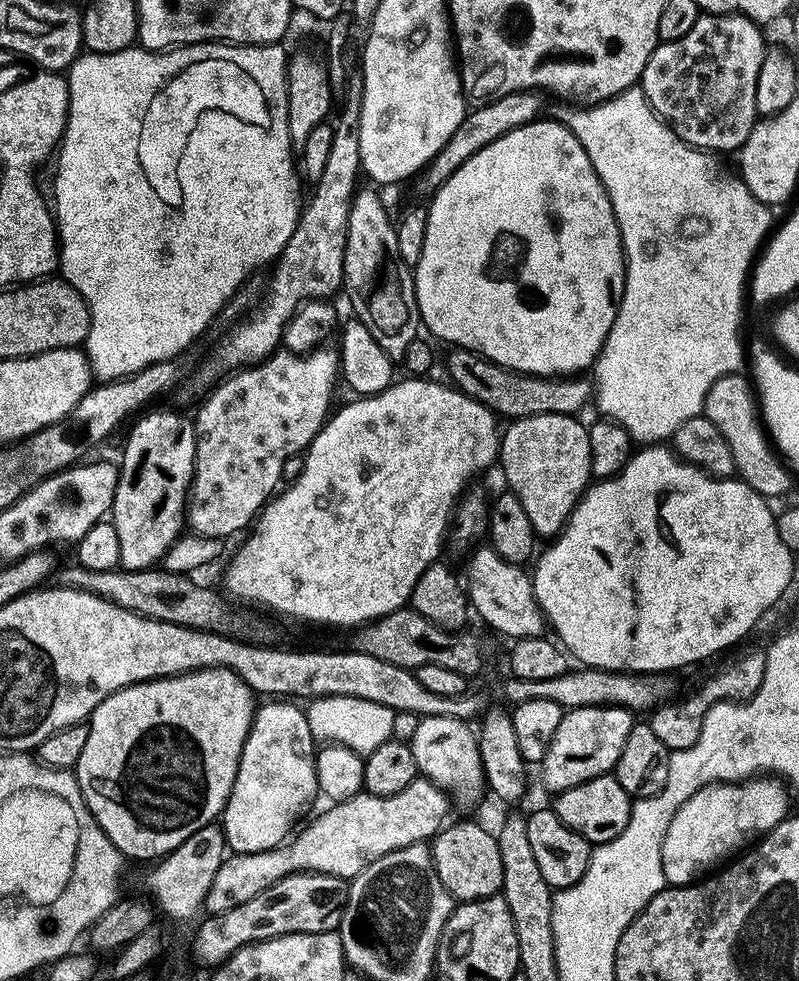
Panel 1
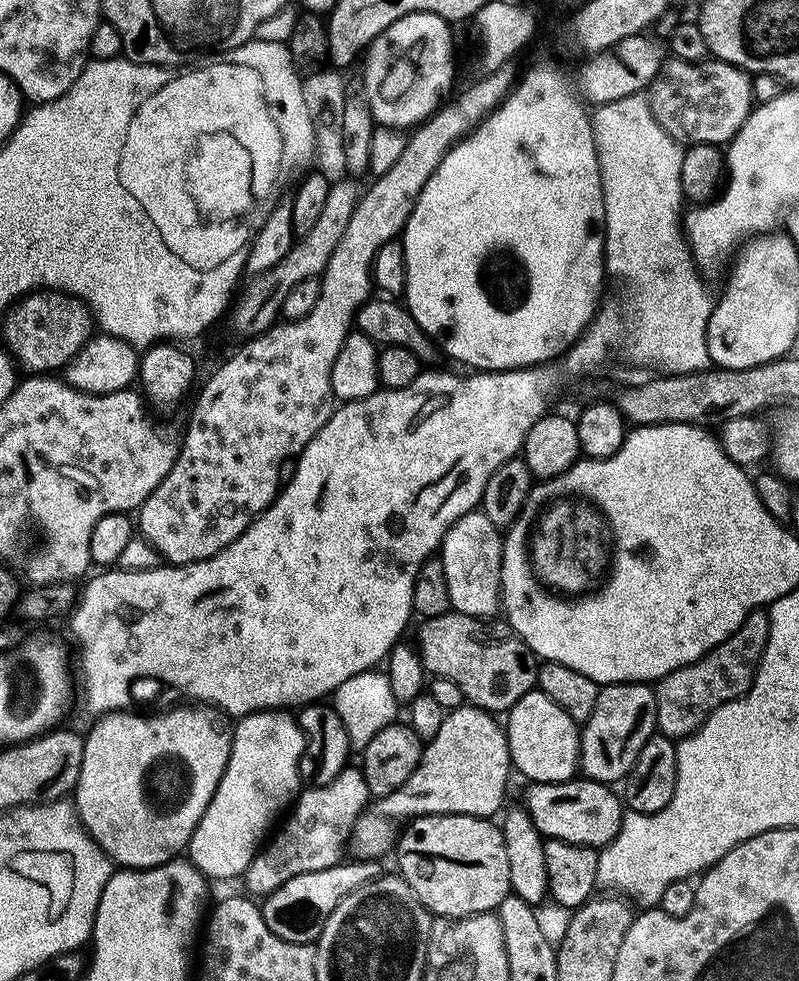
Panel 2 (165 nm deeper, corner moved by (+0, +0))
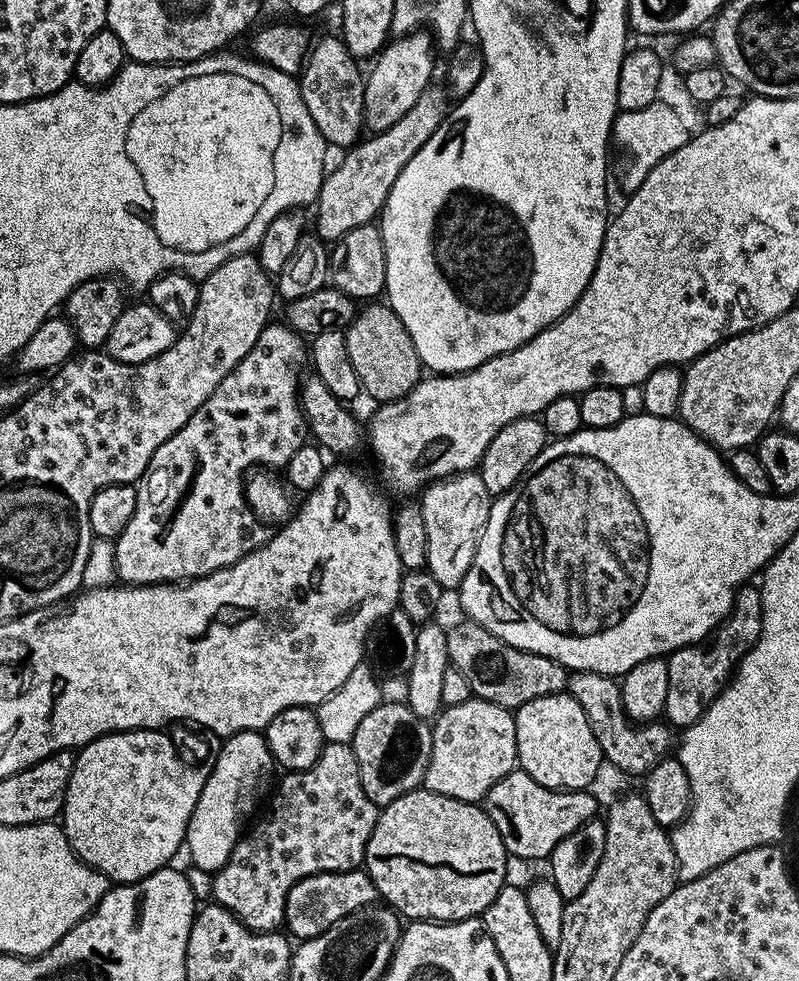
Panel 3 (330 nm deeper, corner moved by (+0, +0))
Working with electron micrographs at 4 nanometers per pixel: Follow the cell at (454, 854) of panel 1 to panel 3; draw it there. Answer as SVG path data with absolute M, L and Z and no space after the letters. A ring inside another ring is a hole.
M426 787L415 788L413 792L402 794L402 798L394 798L394 802L383 805L379 809L376 825L370 834L370 842L366 842L366 854L362 865L363 871L368 873L369 878L374 882L377 897L387 907L395 910L401 917L412 922L455 922L457 920L471 920L479 917L498 898L498 894L505 887L506 860L508 851L502 842L502 834L498 834L498 826L490 822L487 812L479 803L467 804L453 796L434 794Z

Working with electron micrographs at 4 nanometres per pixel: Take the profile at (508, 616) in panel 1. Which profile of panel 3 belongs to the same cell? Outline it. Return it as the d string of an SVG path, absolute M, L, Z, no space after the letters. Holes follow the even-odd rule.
M476 470L435 481L423 489L418 503L426 522L426 570L444 590L459 589L466 578L478 550L480 535L486 526L486 518L490 518L493 499Z

